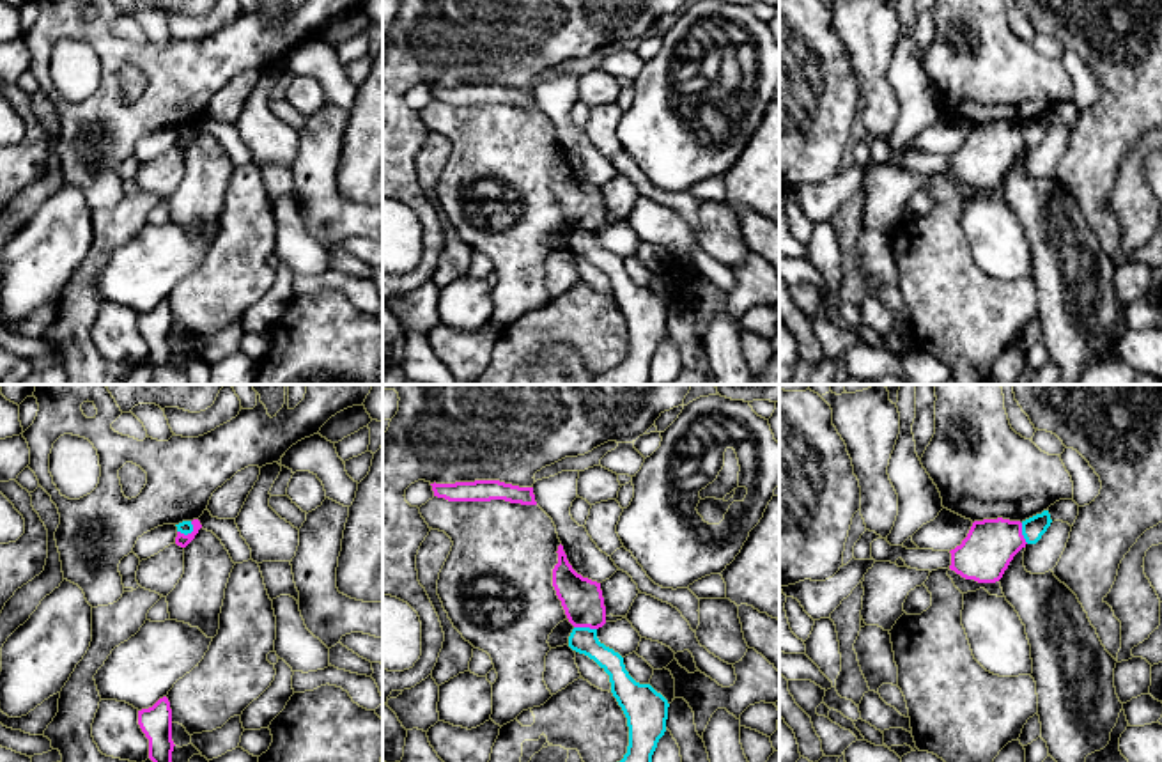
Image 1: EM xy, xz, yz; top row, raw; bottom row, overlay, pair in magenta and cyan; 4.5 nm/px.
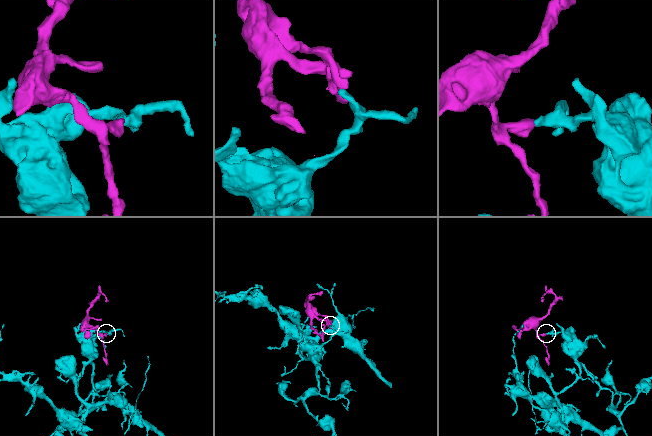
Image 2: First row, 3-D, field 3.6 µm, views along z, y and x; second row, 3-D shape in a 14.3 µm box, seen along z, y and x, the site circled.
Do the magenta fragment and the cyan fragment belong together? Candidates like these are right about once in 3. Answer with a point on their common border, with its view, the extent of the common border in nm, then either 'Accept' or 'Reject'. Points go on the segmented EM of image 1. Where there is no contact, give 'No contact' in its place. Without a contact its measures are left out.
Touches magenta at xz (585, 626). Shared border 110 nm. Reject

